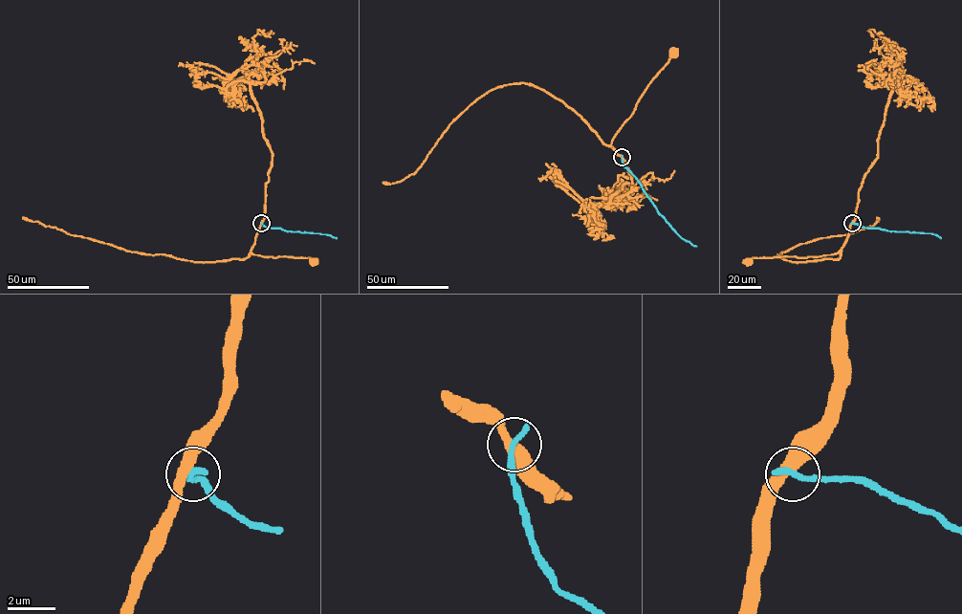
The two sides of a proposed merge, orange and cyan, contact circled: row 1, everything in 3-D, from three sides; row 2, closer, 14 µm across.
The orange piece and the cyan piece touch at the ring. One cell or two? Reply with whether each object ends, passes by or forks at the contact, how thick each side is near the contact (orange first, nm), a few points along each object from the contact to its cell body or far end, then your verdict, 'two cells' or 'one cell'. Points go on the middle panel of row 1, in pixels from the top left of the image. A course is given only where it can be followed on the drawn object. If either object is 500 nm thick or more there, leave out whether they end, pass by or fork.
orange passes by; cyan ends; calibres 440 and 320 nm; course orange (622, 157), (612, 148), (613, 137), (673, 53); course cyan (622, 157), (625, 167), (641, 185), (657, 210), (681, 237), (696, 246); two cells

